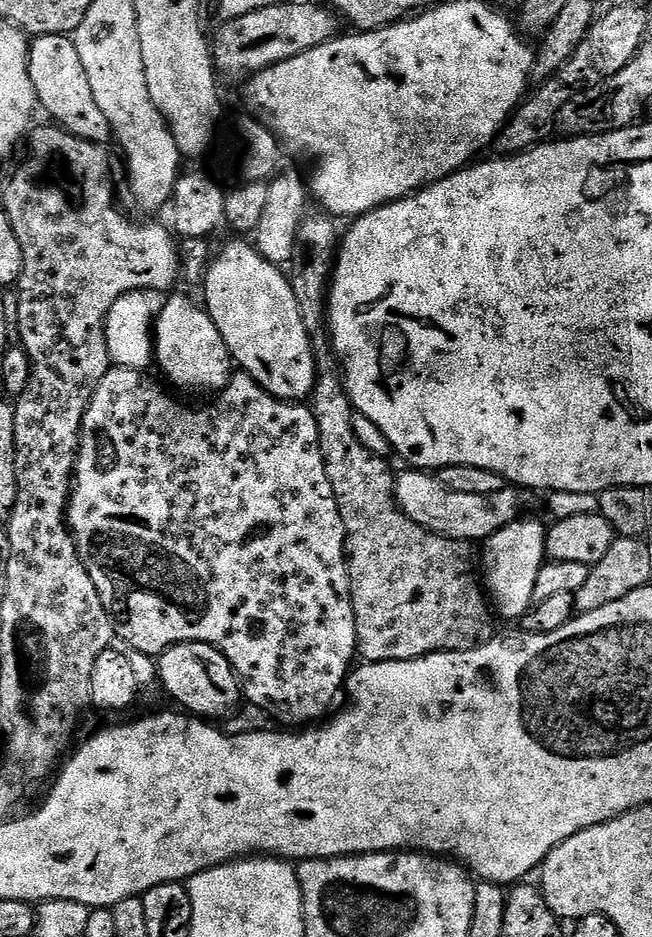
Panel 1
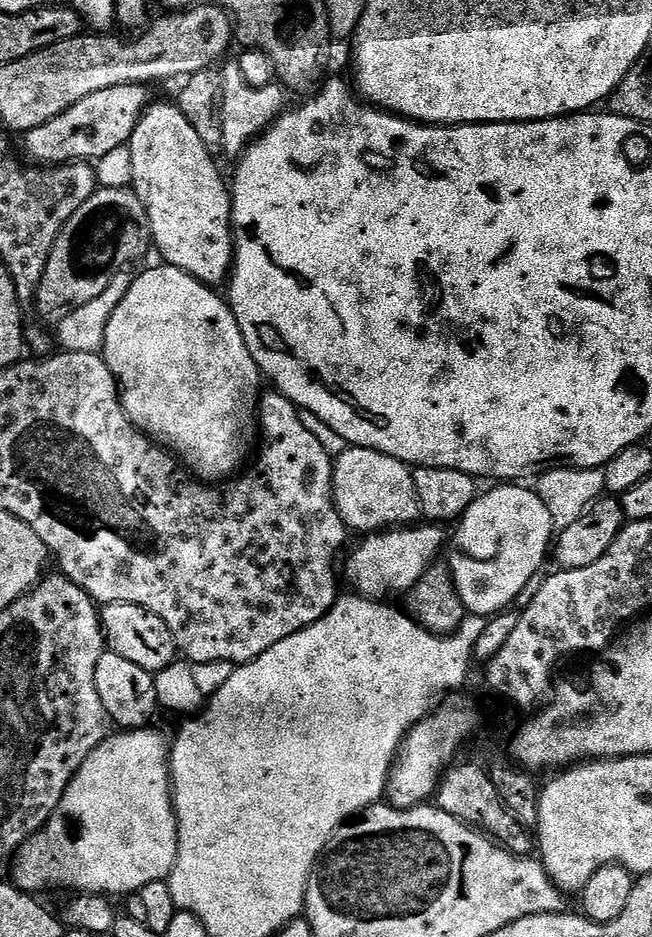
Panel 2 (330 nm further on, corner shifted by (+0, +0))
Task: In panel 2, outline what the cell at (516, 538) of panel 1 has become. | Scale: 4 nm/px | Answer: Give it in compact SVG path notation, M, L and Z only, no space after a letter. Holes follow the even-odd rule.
M500 482L492 486L489 492L481 491L455 525L456 537L450 540L452 578L456 581L456 589L465 609L475 616L492 618L514 605L512 603L523 594L524 587L532 579L537 579L536 571L543 566L544 555L547 552L549 555L553 547L554 525L550 510L546 510L546 502L542 502L535 490L531 487L523 488L522 485L520 482Z

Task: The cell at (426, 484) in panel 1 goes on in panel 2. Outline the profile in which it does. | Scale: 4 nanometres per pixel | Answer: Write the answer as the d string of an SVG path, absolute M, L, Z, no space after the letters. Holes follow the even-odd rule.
M345 447L335 457L332 470L332 491L340 517L349 529L357 528L360 534L415 525L422 513L412 473L413 469L398 458L368 448Z

